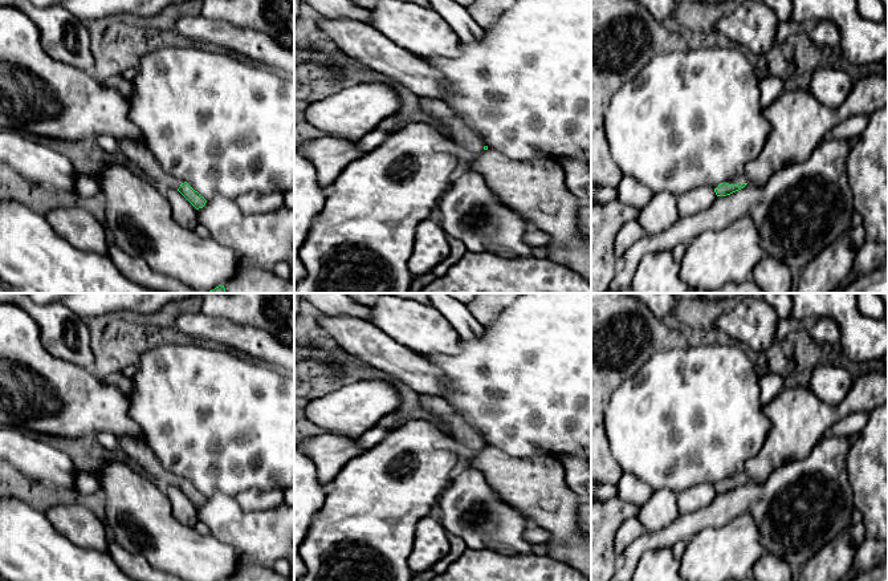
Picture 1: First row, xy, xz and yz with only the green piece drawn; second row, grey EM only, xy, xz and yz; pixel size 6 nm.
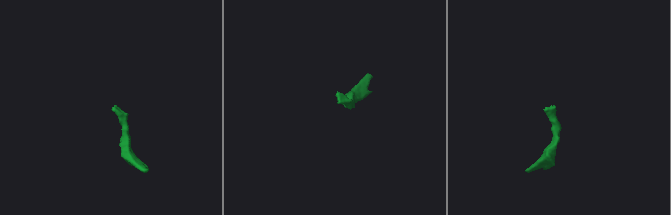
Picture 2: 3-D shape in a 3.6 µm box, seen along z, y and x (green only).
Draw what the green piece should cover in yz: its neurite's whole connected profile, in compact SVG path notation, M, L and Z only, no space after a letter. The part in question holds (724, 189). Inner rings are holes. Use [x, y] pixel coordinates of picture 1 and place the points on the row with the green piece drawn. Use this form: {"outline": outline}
{"outline": "M740 172L732 179L720 183L718 186L714 187L714 192L717 196L726 196L730 195L741 188L744 188L748 184L748 176L745 172Z"}

